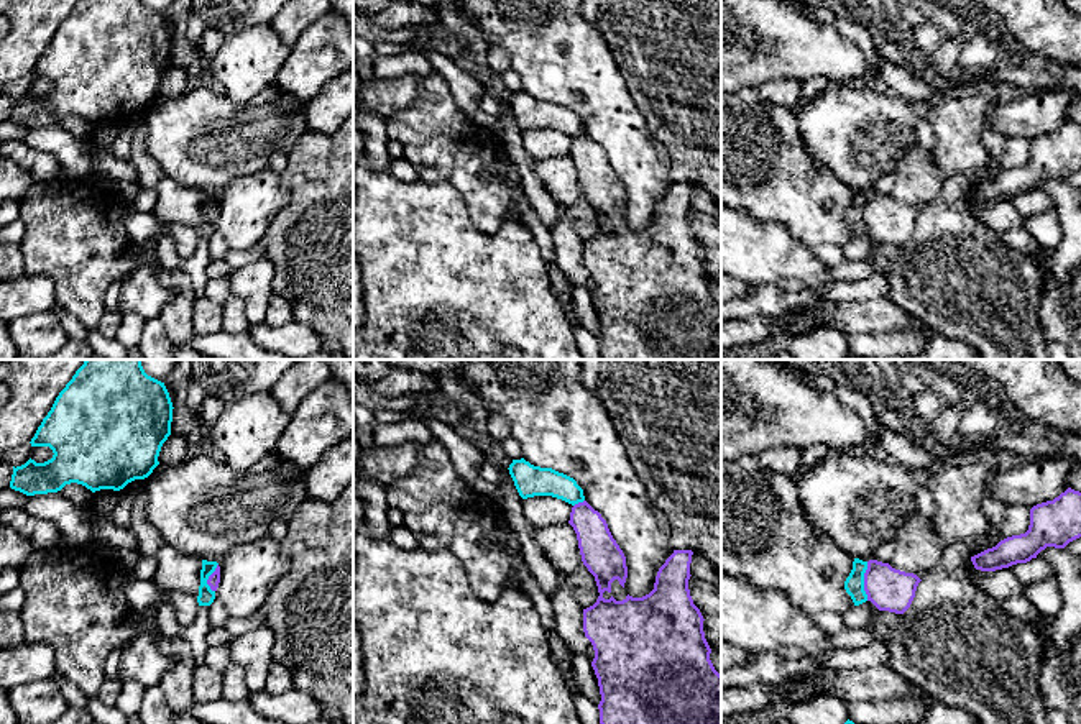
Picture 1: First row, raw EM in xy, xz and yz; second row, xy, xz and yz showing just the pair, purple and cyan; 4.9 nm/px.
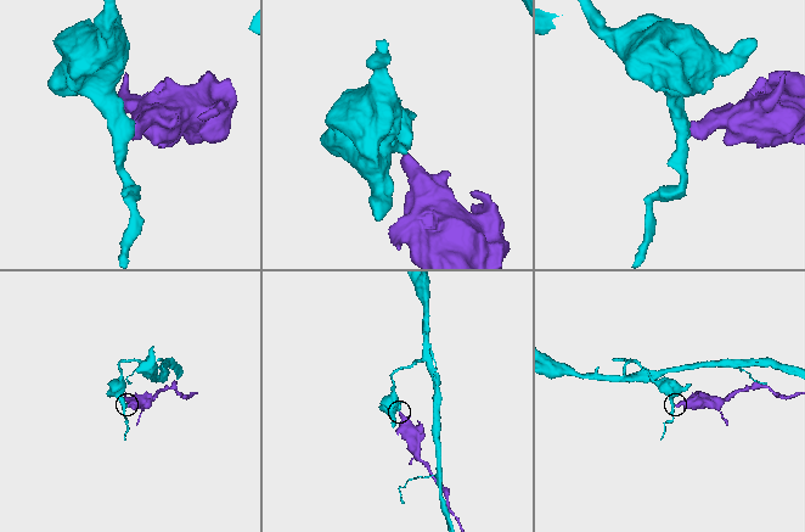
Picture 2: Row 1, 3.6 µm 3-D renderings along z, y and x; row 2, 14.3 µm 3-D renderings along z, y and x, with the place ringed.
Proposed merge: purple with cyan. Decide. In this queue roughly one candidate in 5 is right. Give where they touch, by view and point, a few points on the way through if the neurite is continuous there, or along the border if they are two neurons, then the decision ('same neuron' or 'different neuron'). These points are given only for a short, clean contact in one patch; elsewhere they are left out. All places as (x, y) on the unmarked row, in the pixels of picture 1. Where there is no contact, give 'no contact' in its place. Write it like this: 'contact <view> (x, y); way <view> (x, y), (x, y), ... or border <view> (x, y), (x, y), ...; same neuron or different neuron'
contact yz (864, 214); border yz (868, 194), (864, 206), (866, 232); different neuron

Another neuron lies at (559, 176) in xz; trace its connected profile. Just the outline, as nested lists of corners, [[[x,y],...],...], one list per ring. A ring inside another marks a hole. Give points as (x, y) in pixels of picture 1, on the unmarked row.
[[[570,156],[537,161],[534,171],[557,204],[570,207],[583,195],[577,166]]]

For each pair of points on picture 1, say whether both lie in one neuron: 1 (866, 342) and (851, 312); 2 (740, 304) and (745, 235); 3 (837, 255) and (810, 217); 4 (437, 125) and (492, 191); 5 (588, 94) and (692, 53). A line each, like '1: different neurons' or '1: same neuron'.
1: different neurons
2: different neurons
3: different neurons
4: same neuron
5: different neurons

